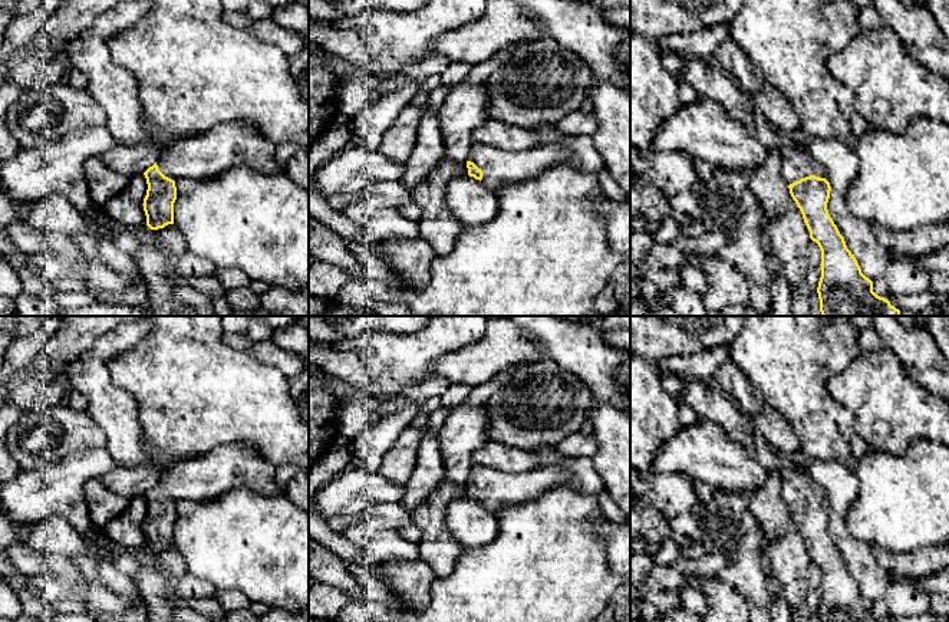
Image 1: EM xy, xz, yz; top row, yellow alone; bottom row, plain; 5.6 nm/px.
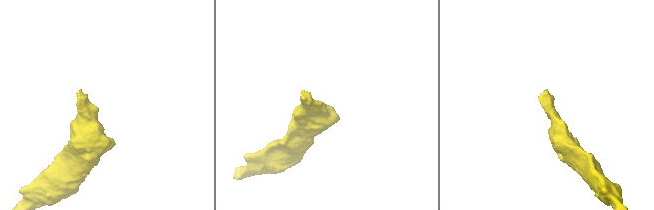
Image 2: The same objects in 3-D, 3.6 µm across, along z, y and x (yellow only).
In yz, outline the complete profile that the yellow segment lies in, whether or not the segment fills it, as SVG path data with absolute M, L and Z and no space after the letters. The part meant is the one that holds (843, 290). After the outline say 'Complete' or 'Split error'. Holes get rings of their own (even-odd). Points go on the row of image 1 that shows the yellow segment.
M797 138L782 149L781 172L800 208L810 238L821 250L817 293L823 316L900 316L900 310L873 292L854 254L828 214L830 182L826 171Z. Split error

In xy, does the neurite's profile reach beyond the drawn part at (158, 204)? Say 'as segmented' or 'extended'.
extended

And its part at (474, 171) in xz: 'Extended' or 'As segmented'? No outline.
Extended

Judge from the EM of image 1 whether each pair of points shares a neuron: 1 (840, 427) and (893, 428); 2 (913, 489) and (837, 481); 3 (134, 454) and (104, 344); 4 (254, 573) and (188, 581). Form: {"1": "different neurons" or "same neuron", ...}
{"1": "different neurons", "2": "different neurons", "3": "same neuron", "4": "different neurons"}

